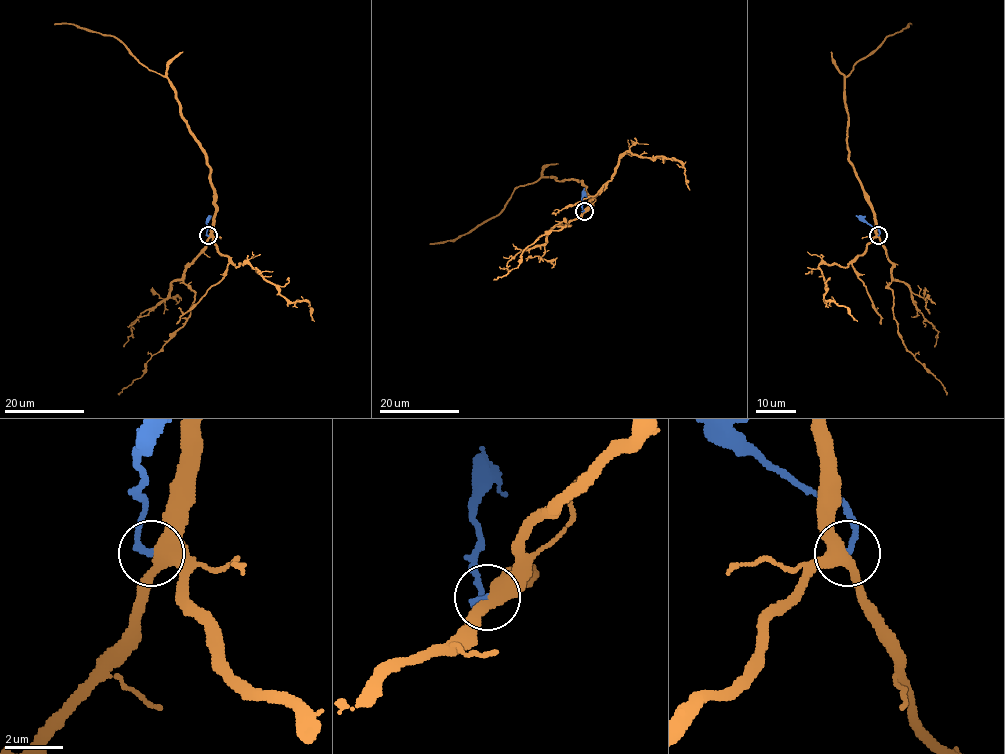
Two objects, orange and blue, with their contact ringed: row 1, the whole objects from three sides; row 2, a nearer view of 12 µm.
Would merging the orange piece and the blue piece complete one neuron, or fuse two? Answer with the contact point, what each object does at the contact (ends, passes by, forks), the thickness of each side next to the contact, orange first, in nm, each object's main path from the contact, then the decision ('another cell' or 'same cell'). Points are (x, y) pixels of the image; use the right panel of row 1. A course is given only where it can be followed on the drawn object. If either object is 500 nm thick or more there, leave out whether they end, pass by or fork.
(878, 235) | orange passes by | blue ends | 460/200 nm | orange via (878, 235), (872, 205), (849, 159), (845, 77), (887, 36), (911, 24) | blue via (878, 235), (877, 228), (856, 215) | another cell

